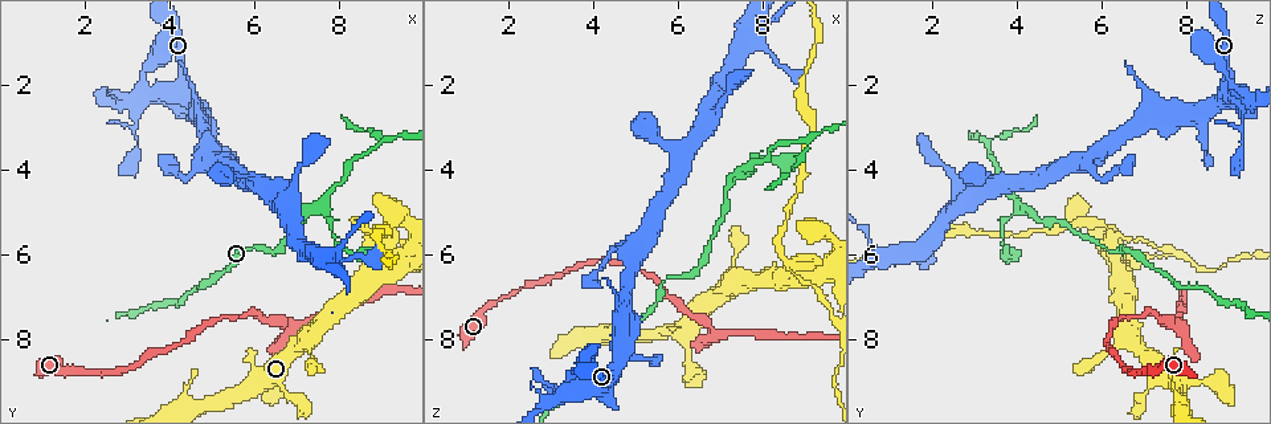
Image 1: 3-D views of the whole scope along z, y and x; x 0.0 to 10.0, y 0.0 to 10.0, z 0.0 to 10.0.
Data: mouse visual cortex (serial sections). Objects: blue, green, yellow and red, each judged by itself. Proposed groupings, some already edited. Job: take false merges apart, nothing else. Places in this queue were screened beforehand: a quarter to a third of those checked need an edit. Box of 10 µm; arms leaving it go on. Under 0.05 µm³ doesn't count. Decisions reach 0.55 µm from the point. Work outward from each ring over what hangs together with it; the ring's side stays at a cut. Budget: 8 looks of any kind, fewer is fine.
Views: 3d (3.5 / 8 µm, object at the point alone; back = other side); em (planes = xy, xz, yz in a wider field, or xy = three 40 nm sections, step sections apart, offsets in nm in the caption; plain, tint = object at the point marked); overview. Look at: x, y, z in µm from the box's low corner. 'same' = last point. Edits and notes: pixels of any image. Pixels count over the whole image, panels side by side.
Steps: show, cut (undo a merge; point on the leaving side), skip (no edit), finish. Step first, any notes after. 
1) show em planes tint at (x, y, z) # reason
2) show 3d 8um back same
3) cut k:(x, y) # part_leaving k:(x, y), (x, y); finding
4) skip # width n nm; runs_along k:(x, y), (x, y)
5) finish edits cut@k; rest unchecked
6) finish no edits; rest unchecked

show 3d 3.5um back at (8.80, 5.75, 6.15) # sharp bend

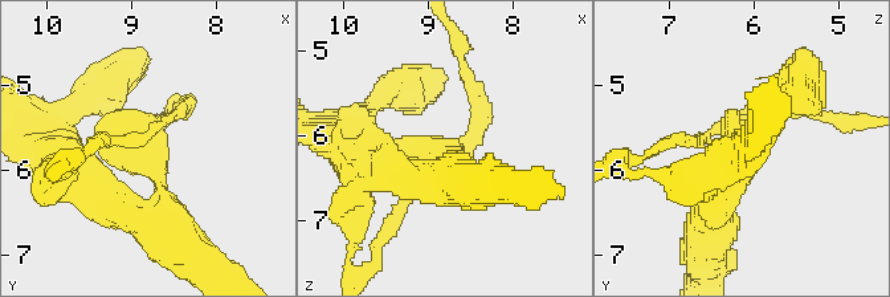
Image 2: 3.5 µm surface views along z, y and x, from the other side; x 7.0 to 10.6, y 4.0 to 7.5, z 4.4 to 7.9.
show em xy step 1 tint at (8.85, 5.80, 6.20) # shape alone is not enough

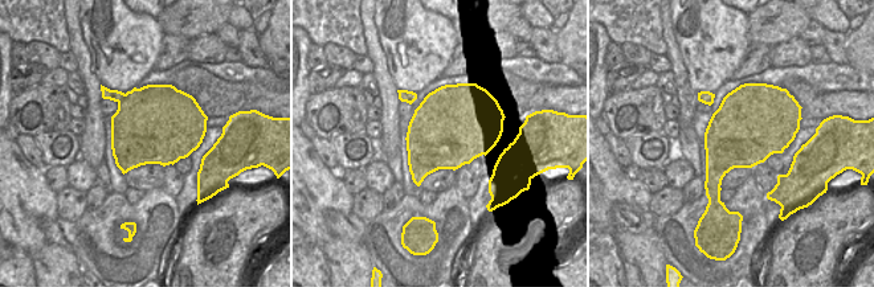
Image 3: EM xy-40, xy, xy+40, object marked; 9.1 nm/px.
show em xy step 2 tint same # another direction

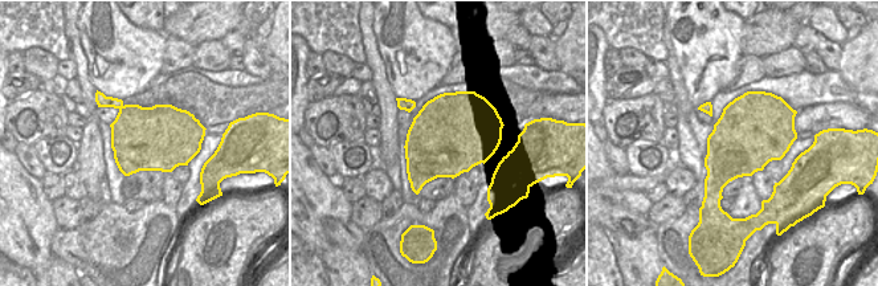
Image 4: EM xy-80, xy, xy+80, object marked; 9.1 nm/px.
cut 2:(474, 104) # part_leaving 2:(468, 147), (477, 100), (460, 39); two cells meet here

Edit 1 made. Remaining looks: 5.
show overview

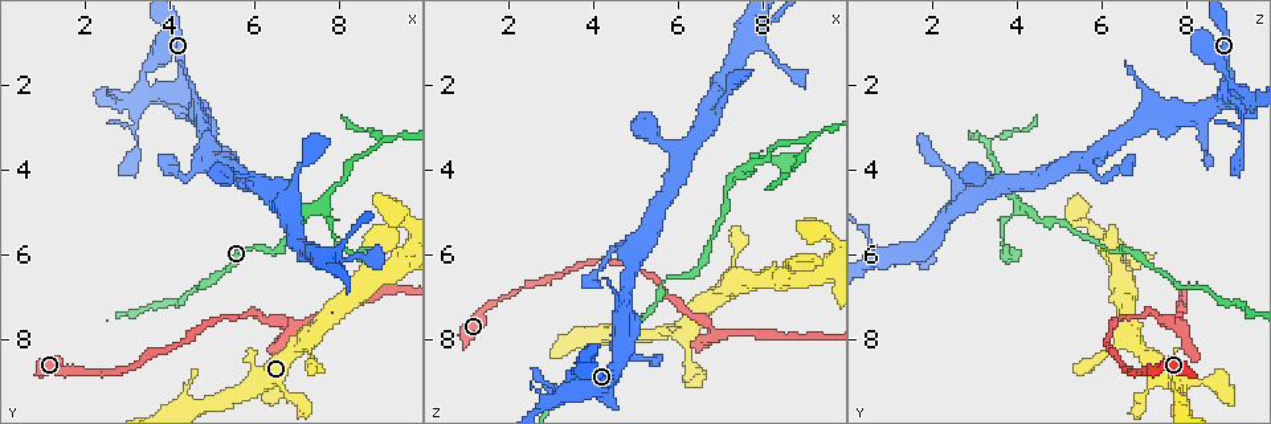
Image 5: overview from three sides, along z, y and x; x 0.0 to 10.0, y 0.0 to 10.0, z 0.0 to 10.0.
show 3d 8um at (7.45, 4.95, 4.10) # arms part here

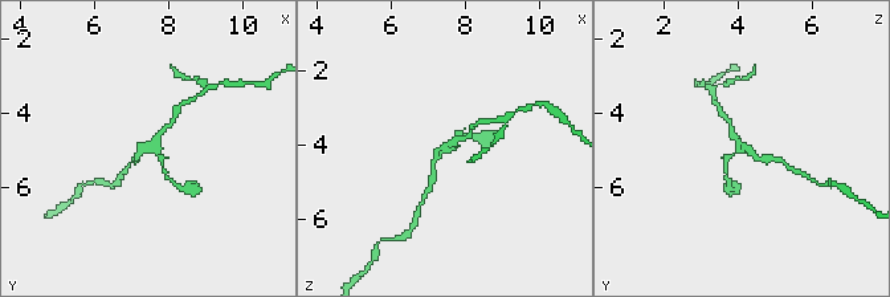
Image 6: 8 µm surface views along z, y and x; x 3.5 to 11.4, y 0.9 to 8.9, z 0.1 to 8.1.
show 3d 3.5um same # zoom in

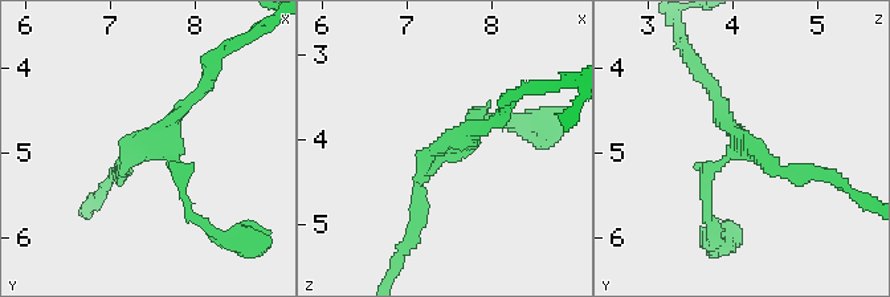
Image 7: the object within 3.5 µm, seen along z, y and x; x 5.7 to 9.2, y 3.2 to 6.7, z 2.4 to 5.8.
skip # arms 3; runs_along 7:(809, 174), (742, 146), (710, 85); all the same cell

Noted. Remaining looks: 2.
show 3d 3.5um at (4.85, 3.00, 8.40) # thick turns thin

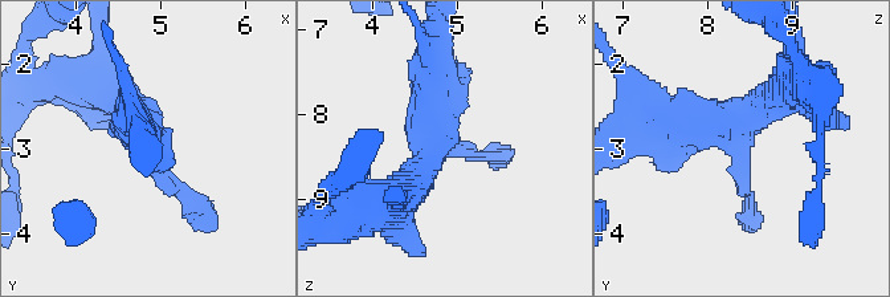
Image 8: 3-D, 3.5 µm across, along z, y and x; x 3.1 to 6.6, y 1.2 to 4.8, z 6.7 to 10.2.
show em xy step 3 tint same

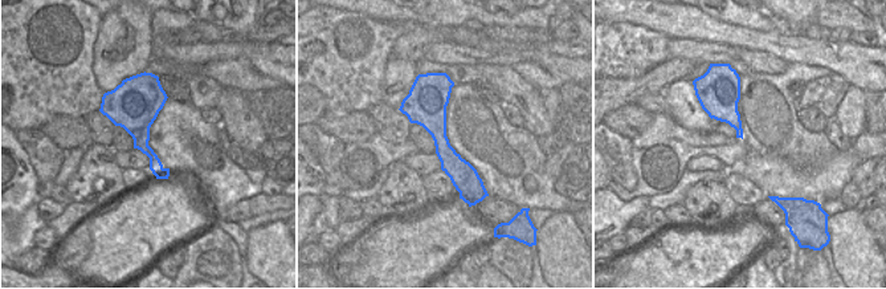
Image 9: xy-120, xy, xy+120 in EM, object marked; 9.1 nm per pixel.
skip # runs_along 8:(117, 100), (154, 169), (203, 210); continuous, no second cell

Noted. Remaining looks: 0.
finish edits cut@2; rest unchecked

